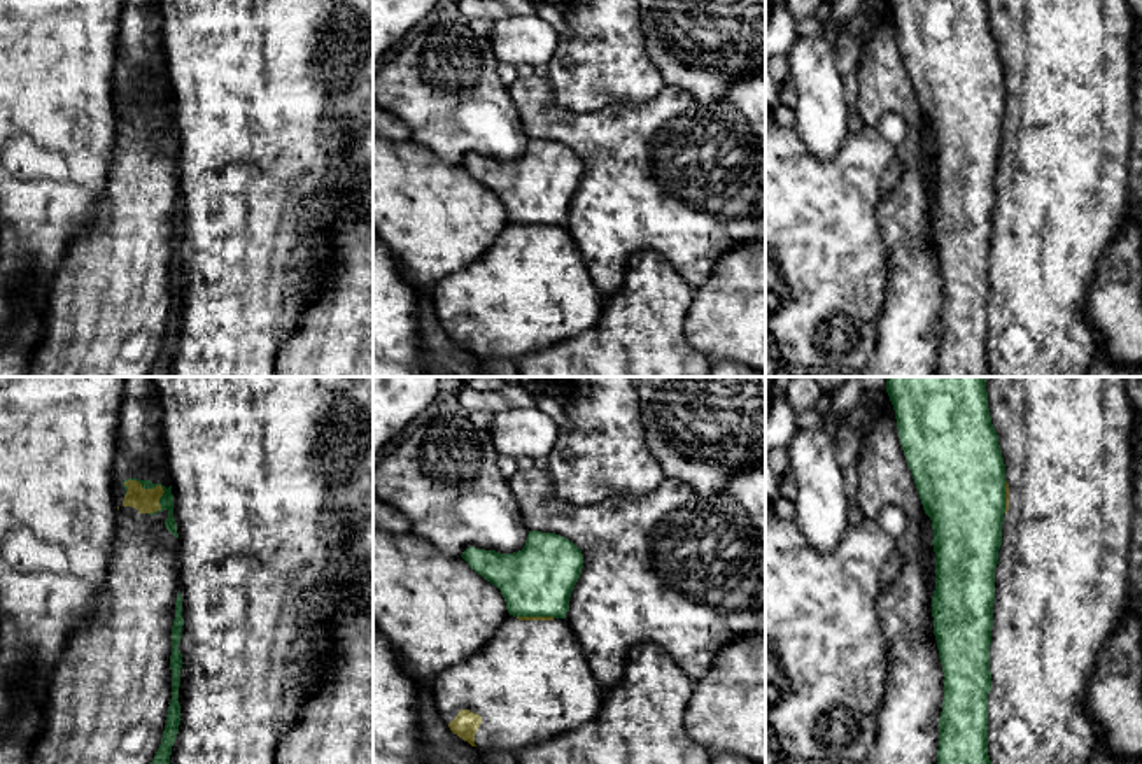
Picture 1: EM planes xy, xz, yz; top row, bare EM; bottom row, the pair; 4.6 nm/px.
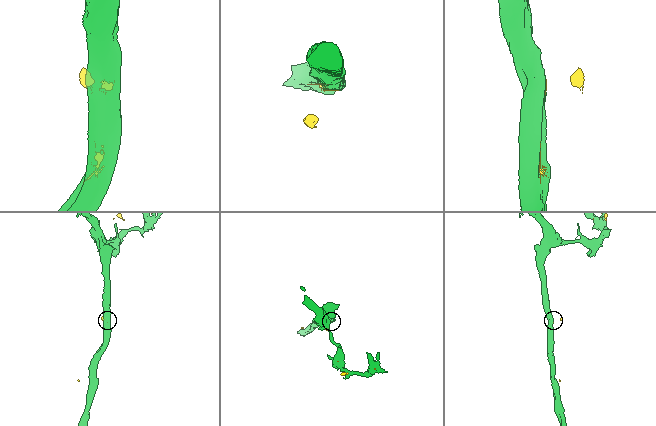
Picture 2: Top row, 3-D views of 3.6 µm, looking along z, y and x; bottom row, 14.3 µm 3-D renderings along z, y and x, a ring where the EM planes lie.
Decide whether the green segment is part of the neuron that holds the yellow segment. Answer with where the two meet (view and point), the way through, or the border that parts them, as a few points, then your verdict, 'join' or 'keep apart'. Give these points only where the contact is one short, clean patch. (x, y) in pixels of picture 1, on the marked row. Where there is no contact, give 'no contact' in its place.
meets yellow in xy at (155, 488); keep apart

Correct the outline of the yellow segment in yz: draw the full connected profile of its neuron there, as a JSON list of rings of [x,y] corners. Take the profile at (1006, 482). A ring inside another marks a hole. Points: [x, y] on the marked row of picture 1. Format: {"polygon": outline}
{"polygon": [[[986,377],[1005,464],[990,645],[991,764],[1088,764],[1098,741],[1086,692],[1128,594],[1137,412],[1124,377]]]}

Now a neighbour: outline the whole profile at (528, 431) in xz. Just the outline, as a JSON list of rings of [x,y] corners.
[[[536,405],[496,414],[487,431],[499,457],[518,459],[525,456],[538,464],[560,438],[559,424]]]

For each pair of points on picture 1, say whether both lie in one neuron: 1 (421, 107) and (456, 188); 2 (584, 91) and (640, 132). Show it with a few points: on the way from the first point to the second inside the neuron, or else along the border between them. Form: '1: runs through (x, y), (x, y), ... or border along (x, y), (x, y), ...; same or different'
1: border along (410, 139), (431, 149), (447, 163), (459, 165); different
2: border along (647, 100), (619, 100), (589, 113), (564, 107); different

